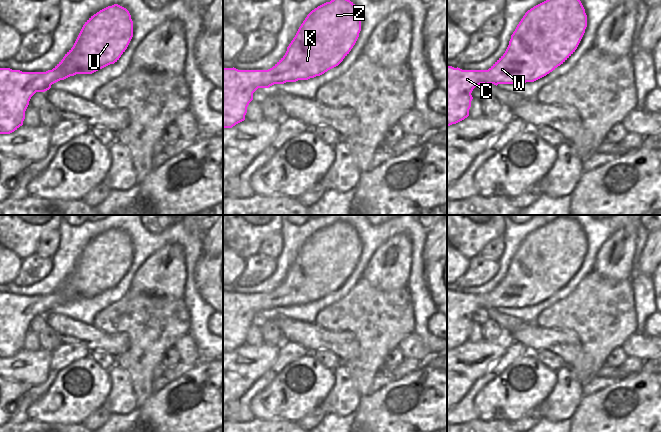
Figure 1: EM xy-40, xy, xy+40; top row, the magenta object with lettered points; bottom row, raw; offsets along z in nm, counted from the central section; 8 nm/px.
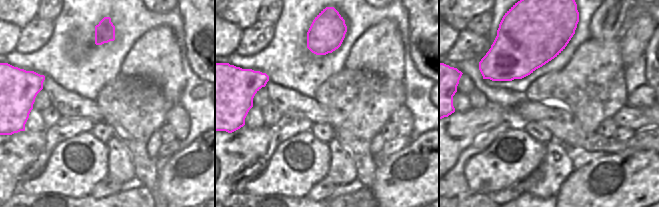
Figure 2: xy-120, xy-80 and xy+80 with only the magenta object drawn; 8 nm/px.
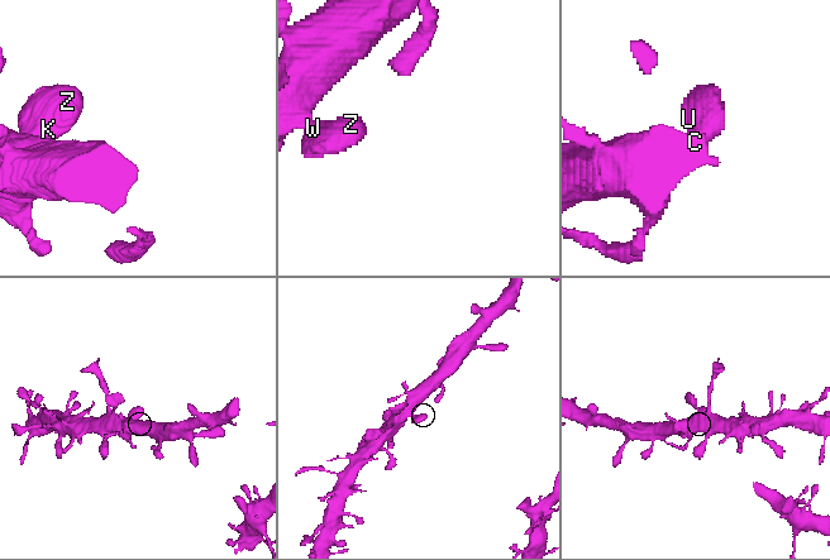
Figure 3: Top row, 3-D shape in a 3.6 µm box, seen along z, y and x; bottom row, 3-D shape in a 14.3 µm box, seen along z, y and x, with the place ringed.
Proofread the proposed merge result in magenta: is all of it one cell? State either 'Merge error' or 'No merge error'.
No merge error

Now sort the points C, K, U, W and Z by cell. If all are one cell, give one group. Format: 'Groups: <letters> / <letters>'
Groups: C K U W Z

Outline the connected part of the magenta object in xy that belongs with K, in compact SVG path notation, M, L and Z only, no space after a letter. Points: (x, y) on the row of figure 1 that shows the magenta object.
M331 0L312 10L285 55L268 70L238 70L223 67L223 128L232 128L245 120L247 107L258 88L274 84L308 80L338 66L355 45L361 31L361 17L350 0Z

